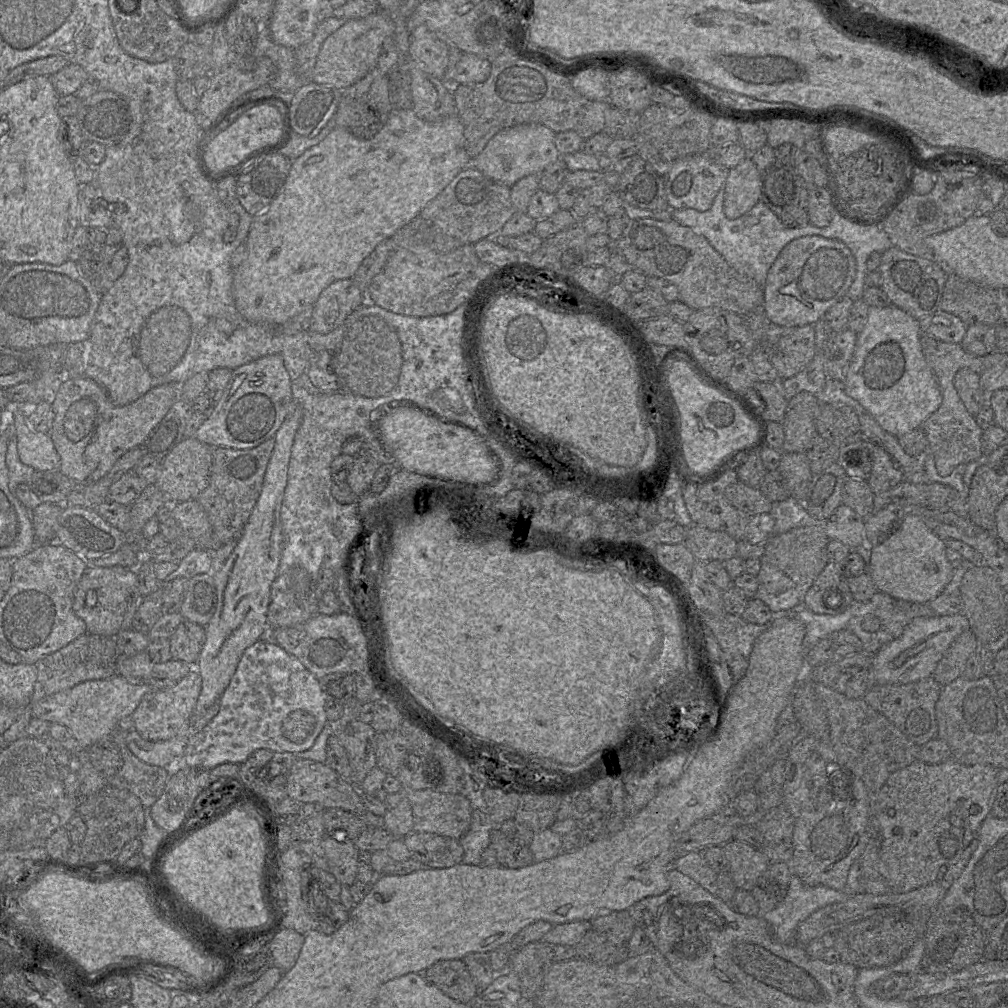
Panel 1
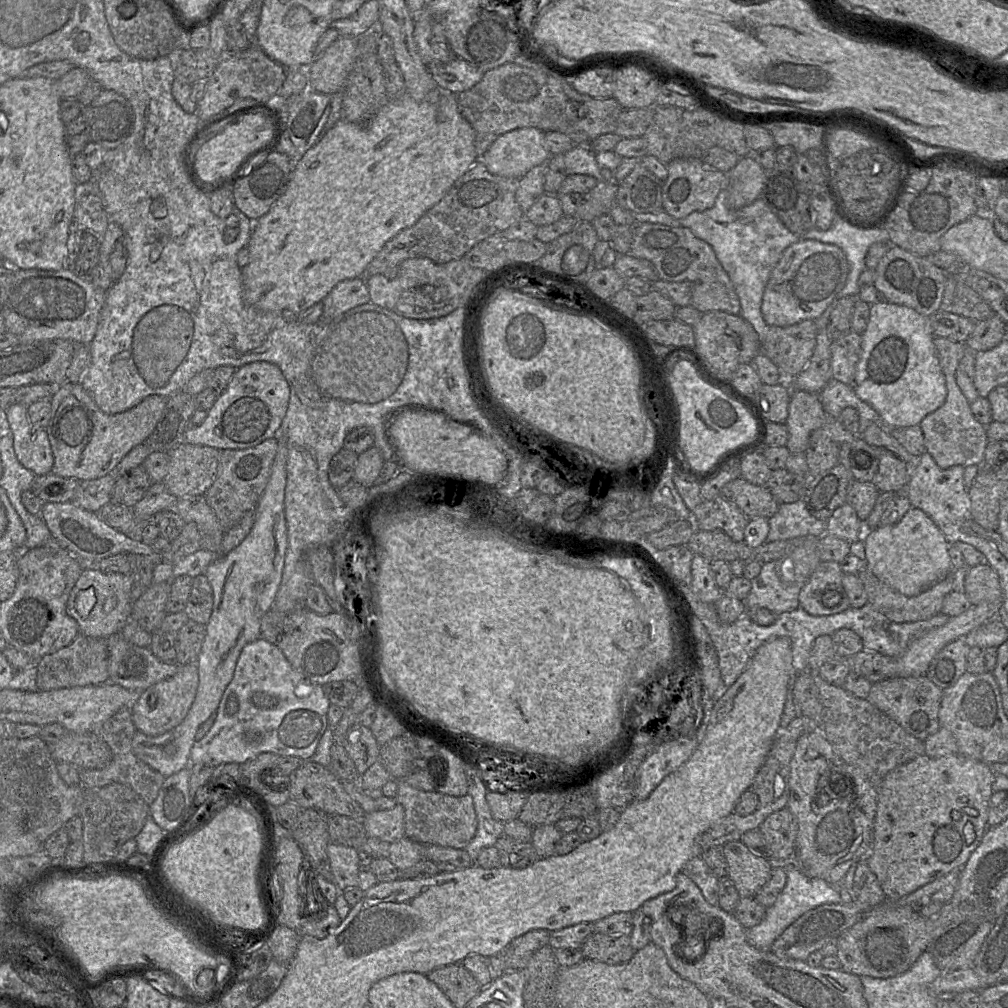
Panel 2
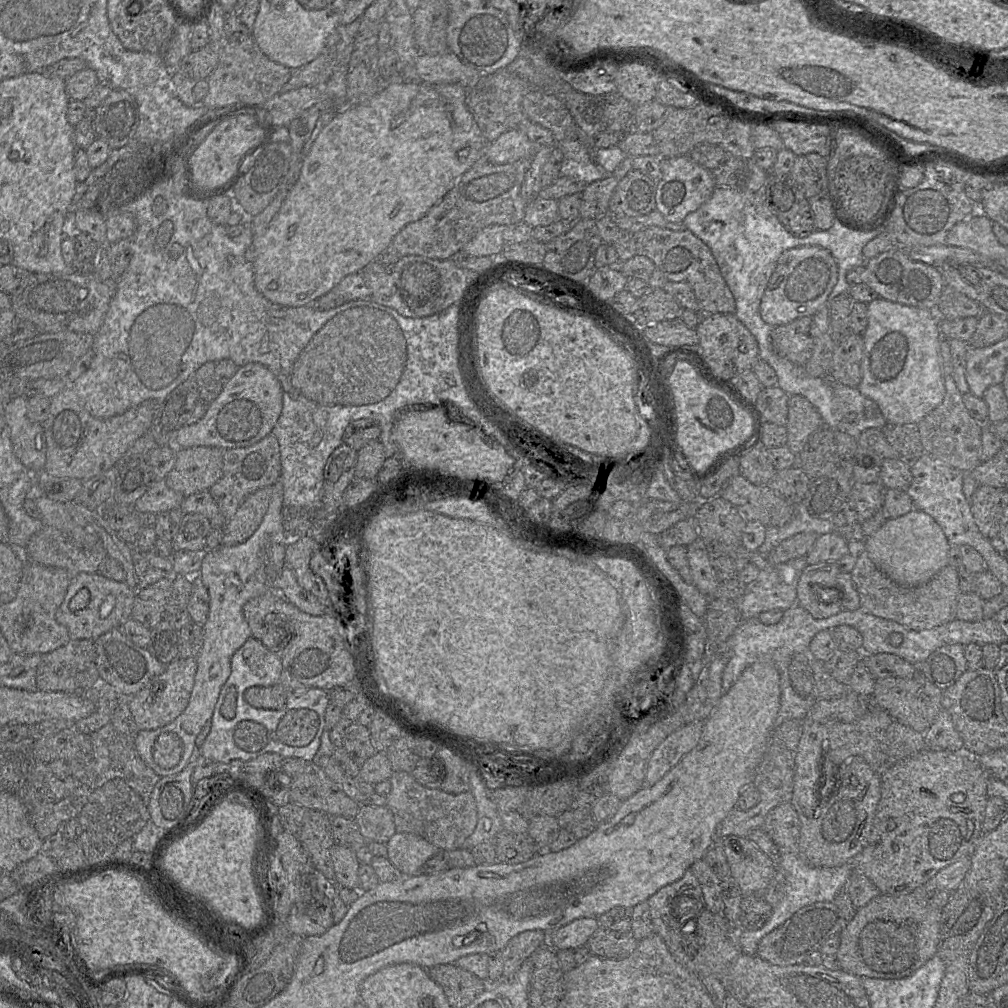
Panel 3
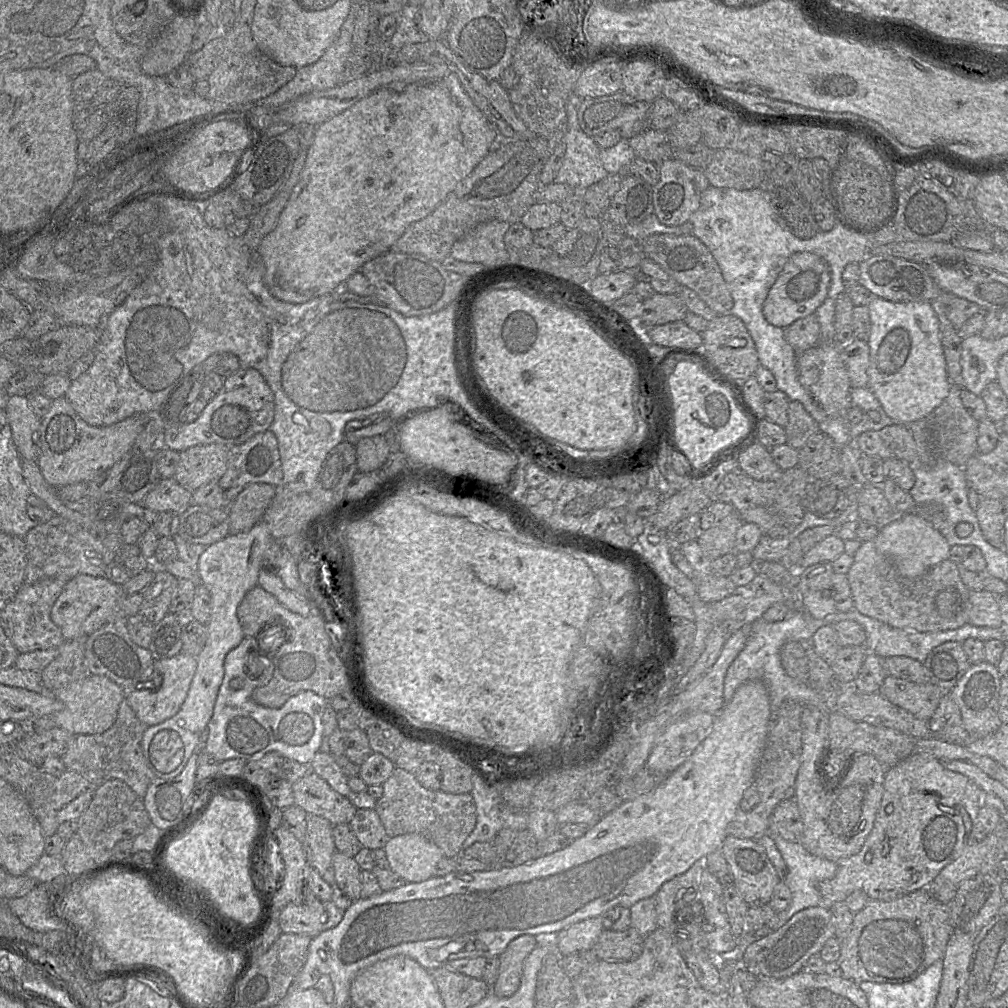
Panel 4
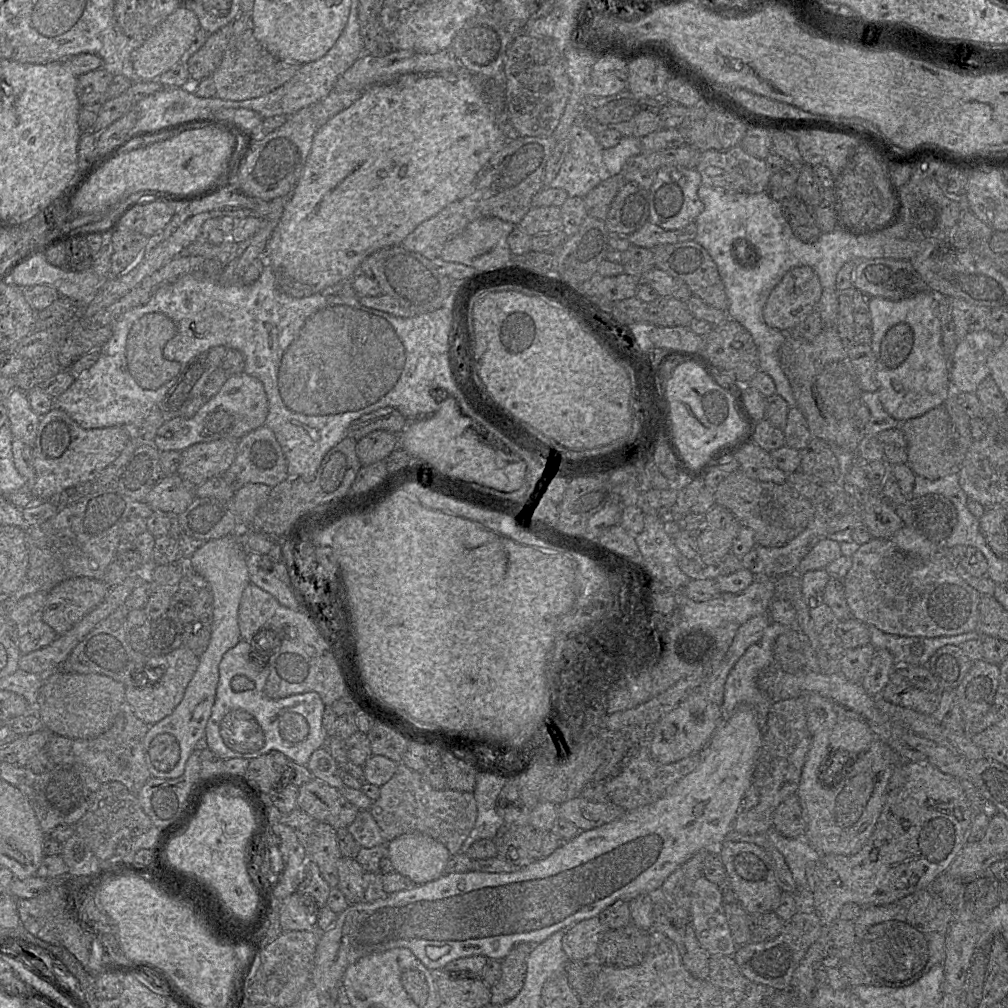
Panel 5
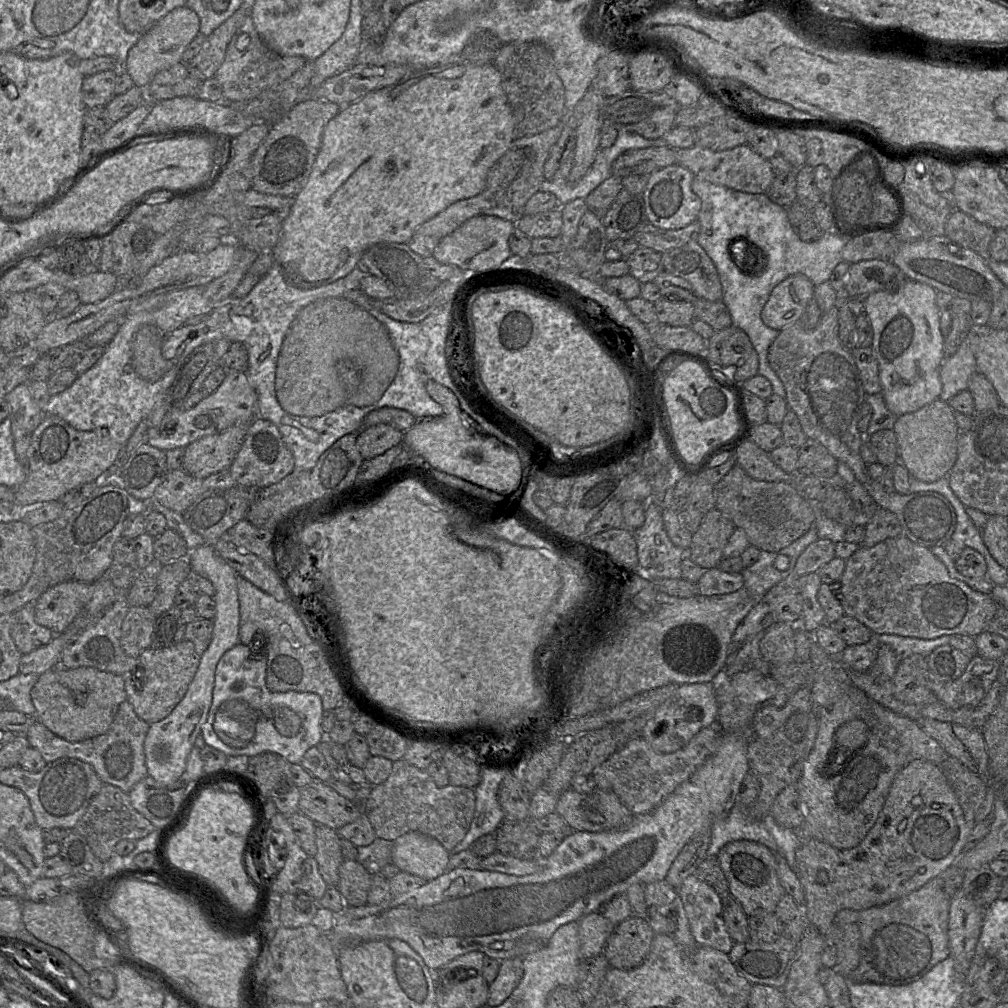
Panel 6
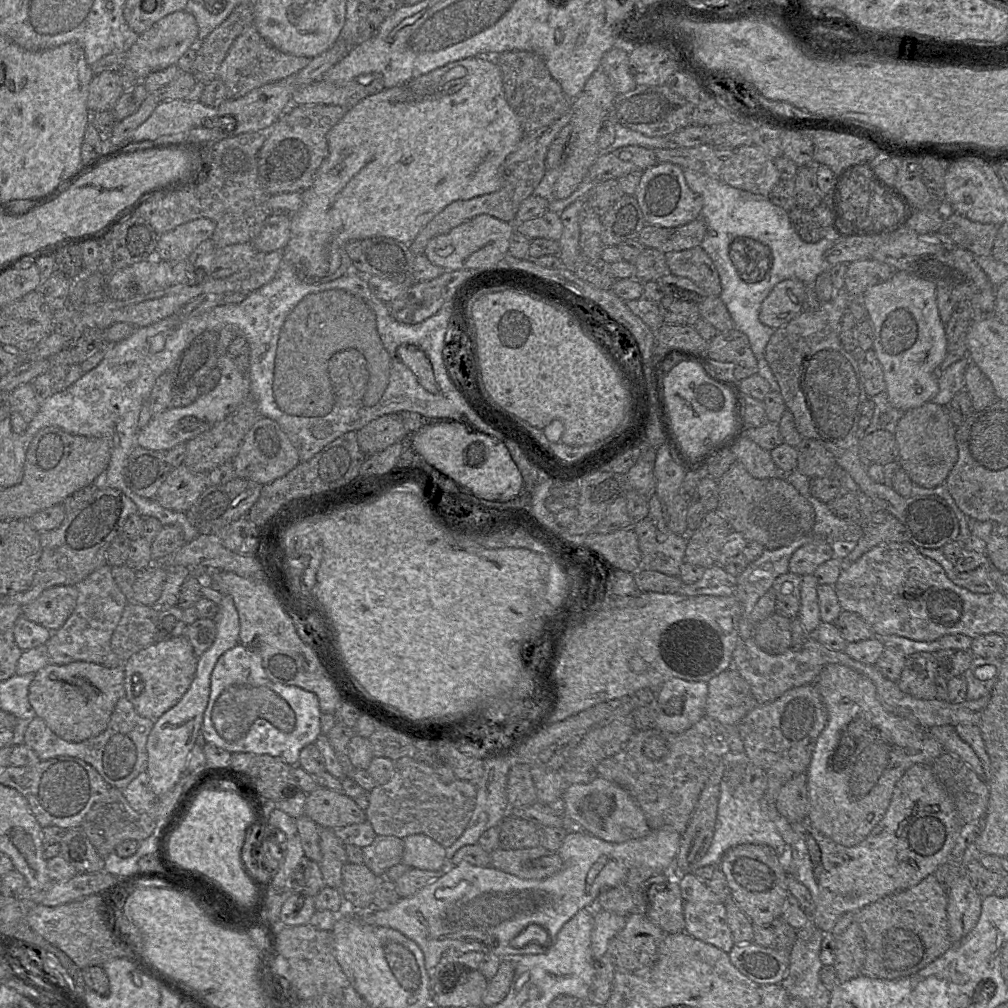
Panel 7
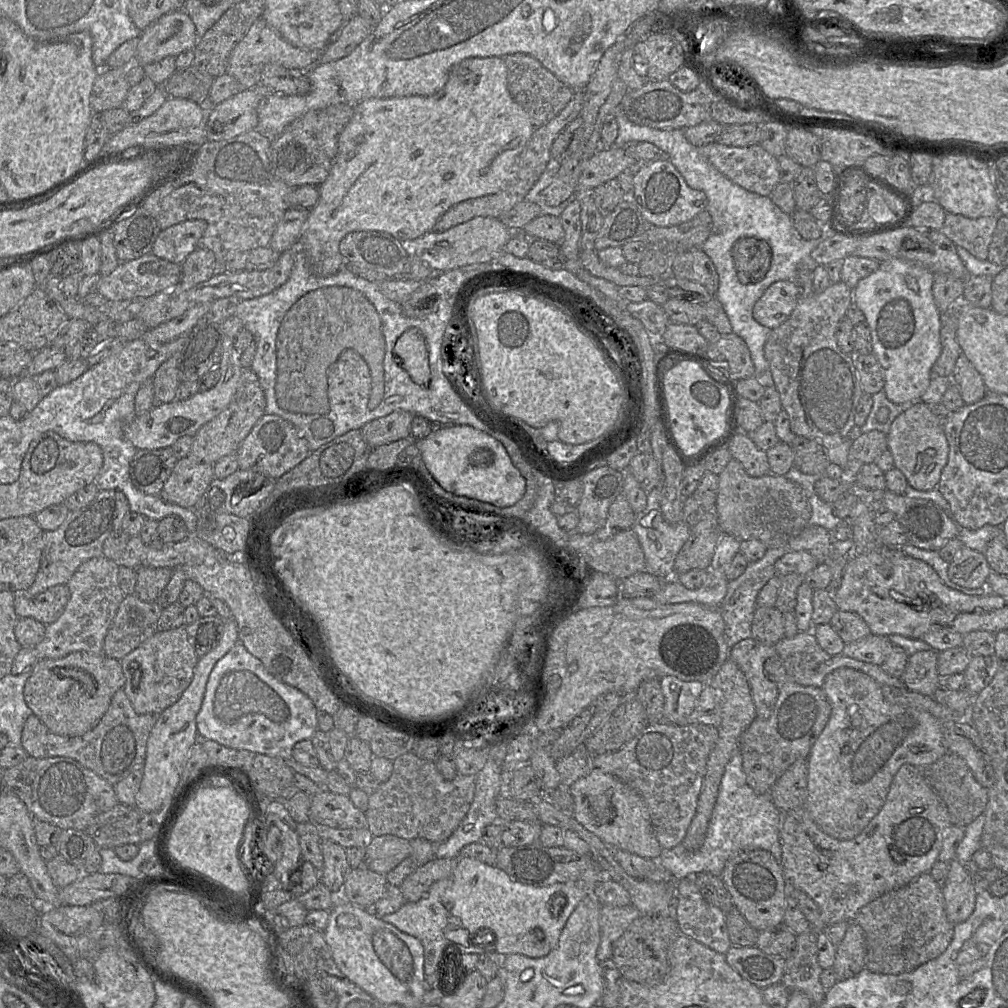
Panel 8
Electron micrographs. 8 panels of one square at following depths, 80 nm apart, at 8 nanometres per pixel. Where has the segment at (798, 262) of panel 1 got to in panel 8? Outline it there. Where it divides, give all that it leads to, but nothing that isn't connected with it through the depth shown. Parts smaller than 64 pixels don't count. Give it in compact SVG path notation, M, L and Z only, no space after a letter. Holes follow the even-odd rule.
M791 280L772 283L753 307L753 317L761 325L774 329L786 321L799 301L799 290Z

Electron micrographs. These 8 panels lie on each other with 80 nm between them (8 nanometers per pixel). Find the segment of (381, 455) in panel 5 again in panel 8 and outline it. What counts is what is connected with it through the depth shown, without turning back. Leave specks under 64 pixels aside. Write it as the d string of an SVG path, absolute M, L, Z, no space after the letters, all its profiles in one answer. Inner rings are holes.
M395 410L387 416L374 419L361 428L363 438L371 448L410 438L414 416L405 410Z

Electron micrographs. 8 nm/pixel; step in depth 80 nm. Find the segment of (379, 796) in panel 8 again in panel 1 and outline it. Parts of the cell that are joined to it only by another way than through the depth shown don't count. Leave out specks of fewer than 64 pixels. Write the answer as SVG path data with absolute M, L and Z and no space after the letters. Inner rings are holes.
M433 788L402 790L412 807L413 831L460 839L470 828L471 803L461 793L441 793Z

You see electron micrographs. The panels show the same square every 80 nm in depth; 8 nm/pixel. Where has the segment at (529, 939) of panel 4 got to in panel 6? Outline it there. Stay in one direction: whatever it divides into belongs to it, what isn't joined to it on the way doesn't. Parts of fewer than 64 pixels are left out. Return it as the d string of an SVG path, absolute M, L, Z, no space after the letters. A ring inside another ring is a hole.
M514 957L500 961L496 979L489 984L487 1006L502 1004L517 987L523 976L523 957Z

